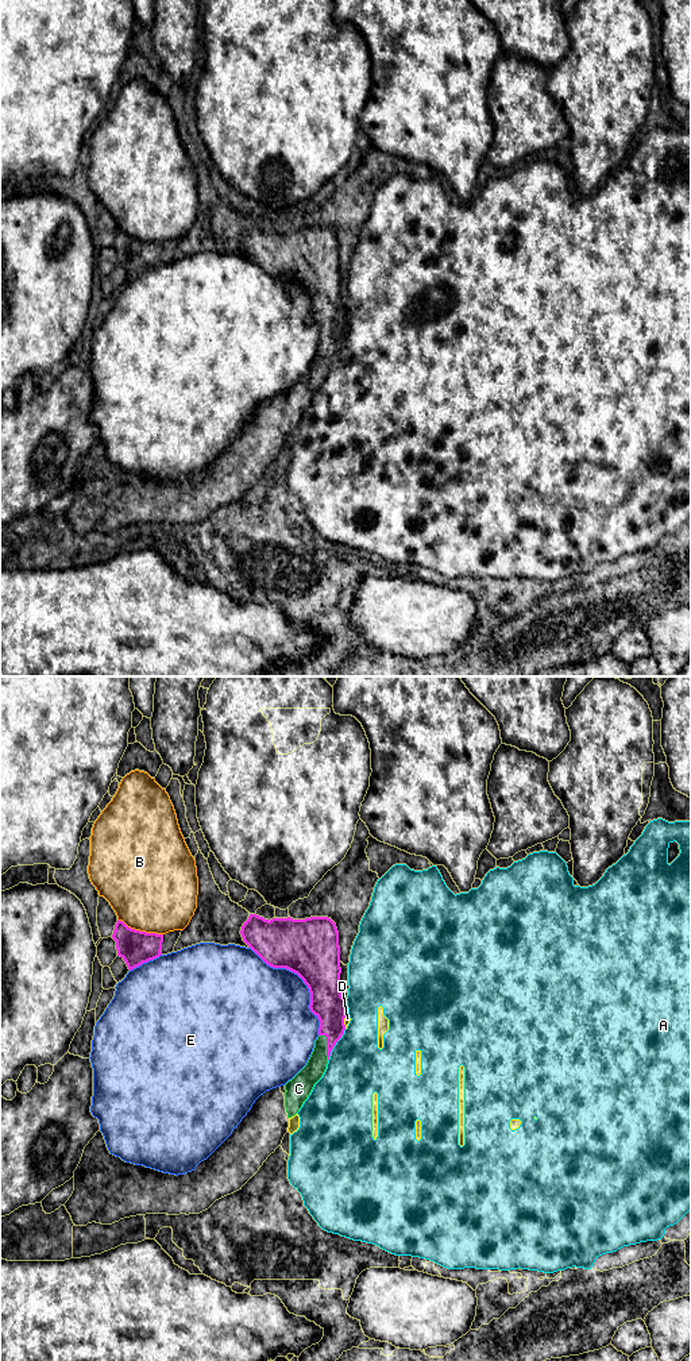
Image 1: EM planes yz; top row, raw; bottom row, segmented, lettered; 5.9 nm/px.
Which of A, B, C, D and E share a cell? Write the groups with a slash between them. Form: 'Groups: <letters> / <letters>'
Groups: A D / B / C / E

